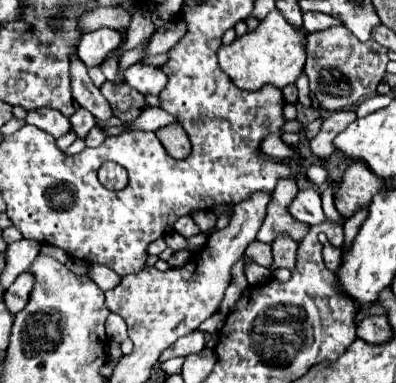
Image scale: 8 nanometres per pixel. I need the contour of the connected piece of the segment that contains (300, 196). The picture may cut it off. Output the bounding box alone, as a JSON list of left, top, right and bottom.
[290,188,324,226]

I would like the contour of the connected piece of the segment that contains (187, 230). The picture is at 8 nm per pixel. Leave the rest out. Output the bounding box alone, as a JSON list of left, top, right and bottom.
[174,216,200,236]

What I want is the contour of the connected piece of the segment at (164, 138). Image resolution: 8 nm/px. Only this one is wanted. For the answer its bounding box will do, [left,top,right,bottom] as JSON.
[154,122,190,158]

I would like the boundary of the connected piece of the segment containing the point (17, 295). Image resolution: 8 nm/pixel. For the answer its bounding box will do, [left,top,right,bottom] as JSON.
[4,272,34,314]

